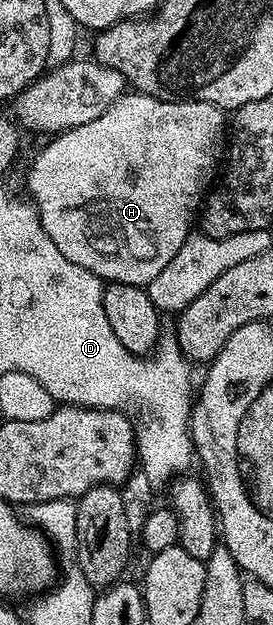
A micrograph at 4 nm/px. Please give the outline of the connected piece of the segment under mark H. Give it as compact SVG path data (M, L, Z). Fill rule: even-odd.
M126 93L121 99L117 99L112 106L96 121L88 121L88 125L73 127L67 131L55 134L54 139L34 159L30 172L26 175L26 187L30 190L29 198L38 208L38 216L44 225L44 233L56 241L56 249L68 257L68 261L76 261L84 269L88 269L93 275L97 275L103 281L110 283L127 283L137 287L148 285L152 277L176 257L180 245L192 234L190 222L195 222L196 212L203 206L204 196L211 186L210 178L219 170L218 154L223 154L224 140L228 135L228 119L221 107L211 103L195 103L193 101L171 101L169 99L154 99L151 95L141 93Z

